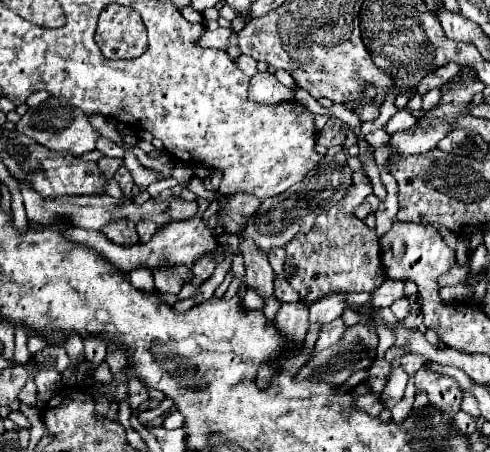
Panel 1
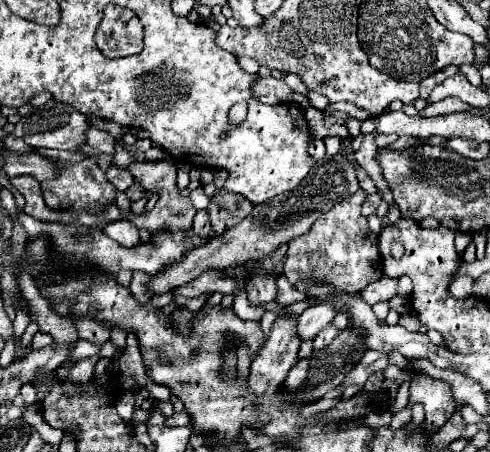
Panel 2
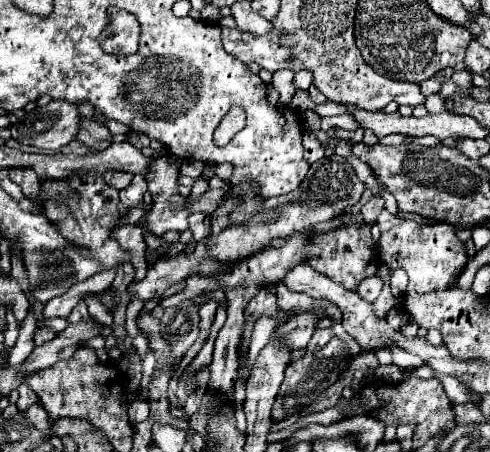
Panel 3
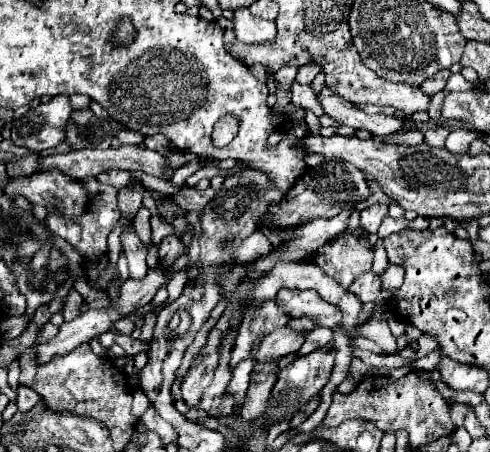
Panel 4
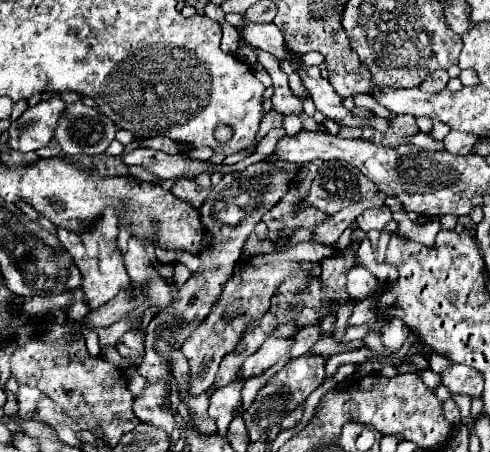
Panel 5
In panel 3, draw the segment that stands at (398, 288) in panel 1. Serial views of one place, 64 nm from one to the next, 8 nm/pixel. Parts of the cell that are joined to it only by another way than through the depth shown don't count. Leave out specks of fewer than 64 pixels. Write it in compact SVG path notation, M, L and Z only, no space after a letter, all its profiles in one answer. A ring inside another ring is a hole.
M370 276L368 280L364 280L364 282L360 284L358 294L360 294L366 302L374 302L374 300L380 296L382 288L384 288L382 278L380 278L380 276Z

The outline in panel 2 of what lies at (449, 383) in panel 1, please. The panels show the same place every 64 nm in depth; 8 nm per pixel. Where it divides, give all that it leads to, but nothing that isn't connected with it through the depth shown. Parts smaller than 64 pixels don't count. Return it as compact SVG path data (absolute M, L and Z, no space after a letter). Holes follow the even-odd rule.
M428 374L414 376L410 384L410 404L422 402L426 410L426 428L428 432L438 430L448 418L456 412L458 402L450 390L450 384L444 380L434 380Z

